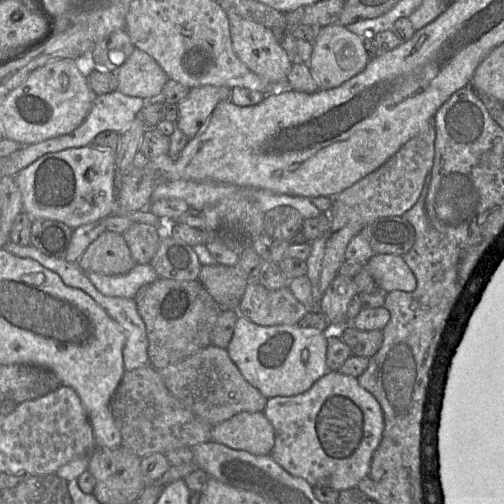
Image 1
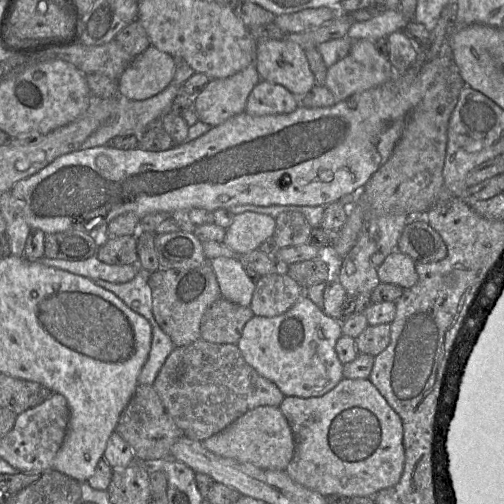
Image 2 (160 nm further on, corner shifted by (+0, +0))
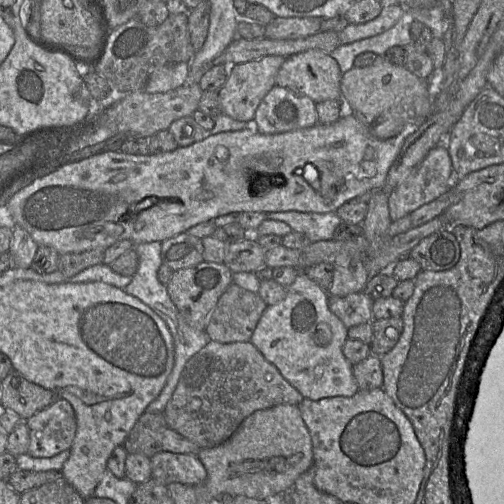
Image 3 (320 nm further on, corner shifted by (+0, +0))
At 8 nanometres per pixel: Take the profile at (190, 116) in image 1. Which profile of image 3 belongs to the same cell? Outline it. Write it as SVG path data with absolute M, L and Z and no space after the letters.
M265 56L229 66L227 81L218 91L221 113L253 125L256 109L267 93L276 85L276 75L285 59L286 57L283 56Z

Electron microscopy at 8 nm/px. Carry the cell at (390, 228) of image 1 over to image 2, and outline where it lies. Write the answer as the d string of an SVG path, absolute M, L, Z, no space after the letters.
M425 214L409 216L408 223L404 227L398 240L399 252L410 256L415 263L433 263L447 256L447 247L439 233L425 221Z

